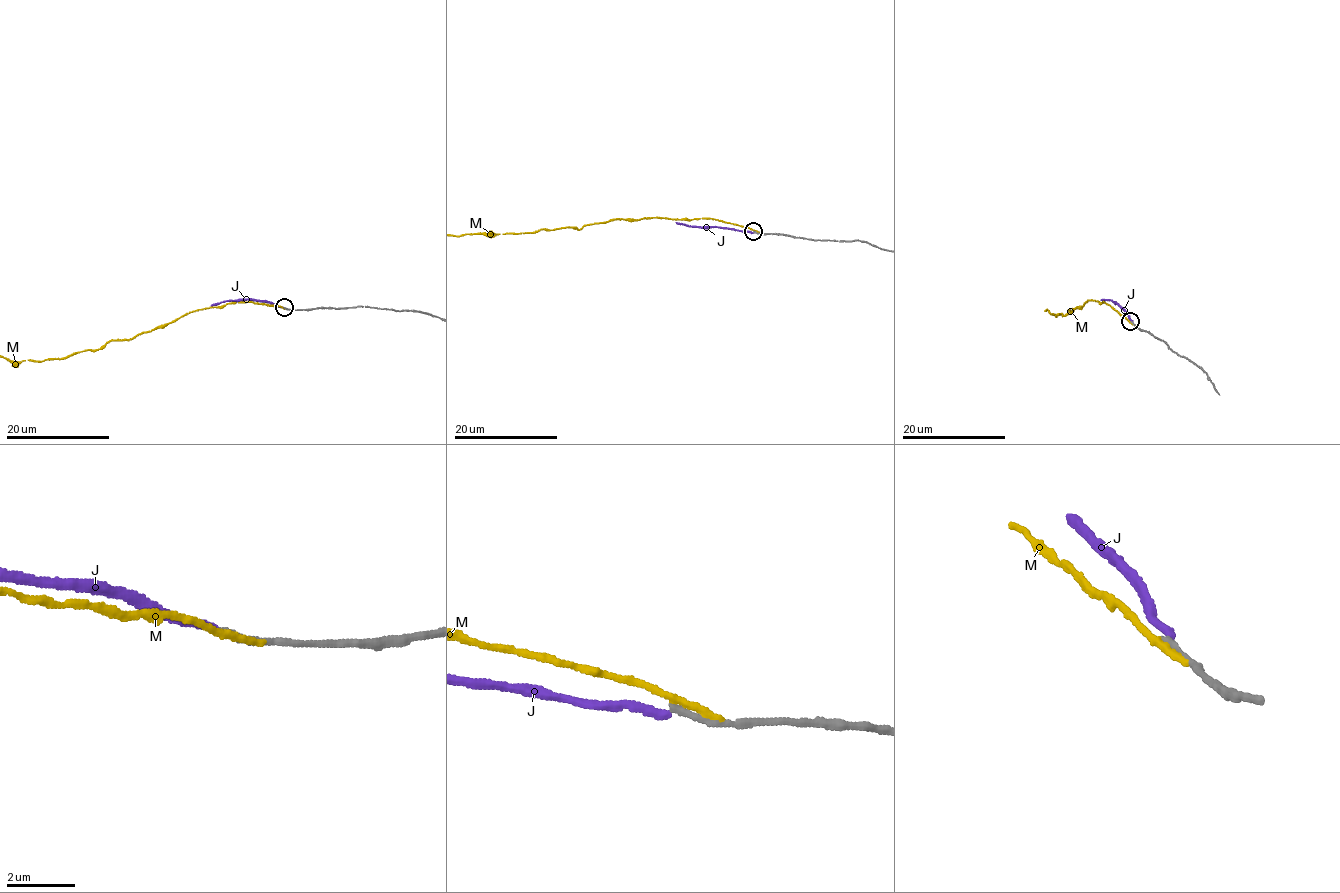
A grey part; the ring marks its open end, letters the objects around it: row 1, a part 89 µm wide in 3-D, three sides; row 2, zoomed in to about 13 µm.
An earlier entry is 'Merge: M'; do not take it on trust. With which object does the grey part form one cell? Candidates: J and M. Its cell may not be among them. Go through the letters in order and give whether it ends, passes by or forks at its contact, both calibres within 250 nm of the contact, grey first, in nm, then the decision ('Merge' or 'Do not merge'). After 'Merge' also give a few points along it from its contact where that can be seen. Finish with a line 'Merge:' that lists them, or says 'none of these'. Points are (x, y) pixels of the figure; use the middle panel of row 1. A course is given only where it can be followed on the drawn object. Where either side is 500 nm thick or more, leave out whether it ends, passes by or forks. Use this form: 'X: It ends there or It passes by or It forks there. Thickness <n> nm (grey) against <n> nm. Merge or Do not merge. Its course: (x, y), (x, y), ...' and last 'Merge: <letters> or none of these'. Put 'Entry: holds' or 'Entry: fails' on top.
Entry: fails
J: It ends there. Thickness 200 nm (grey) against 240 nm. Do not merge
M: It ends there. Thickness 260 nm (grey) against 240 nm. Do not merge
Merge: none of these

